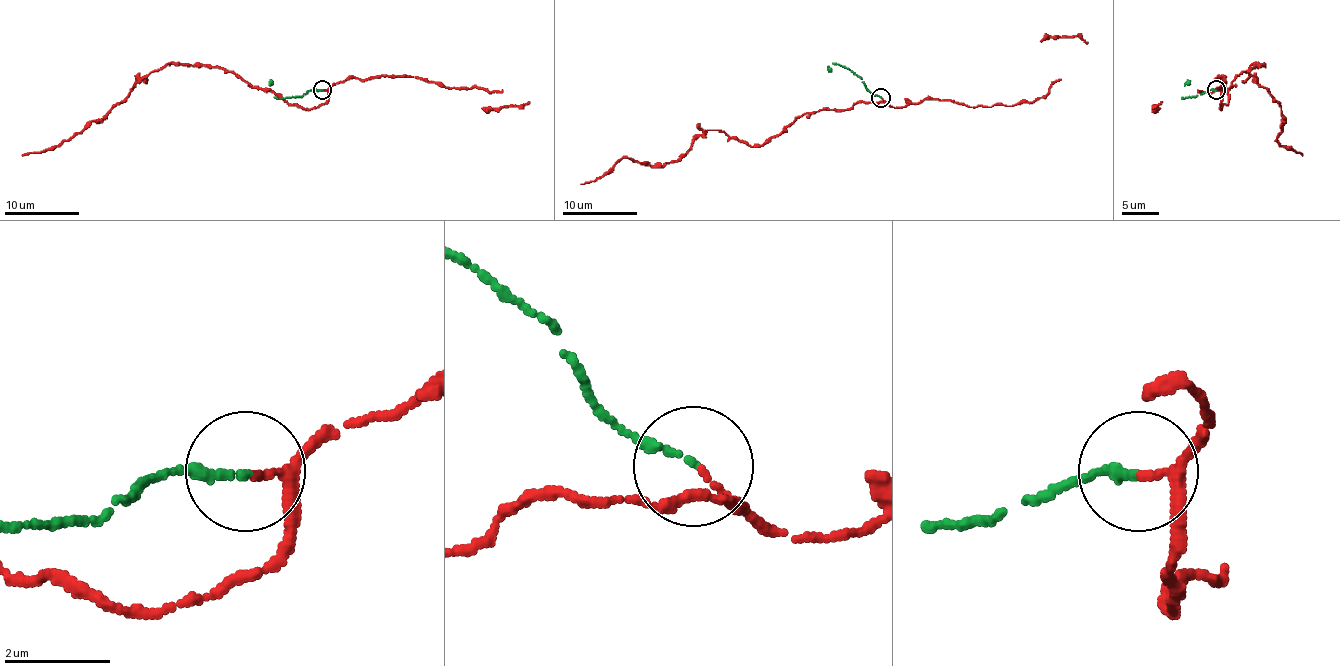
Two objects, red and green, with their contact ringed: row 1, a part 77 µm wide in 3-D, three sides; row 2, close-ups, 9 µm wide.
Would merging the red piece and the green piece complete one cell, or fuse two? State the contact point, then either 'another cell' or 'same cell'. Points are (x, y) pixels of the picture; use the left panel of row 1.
(322, 89) | same cell

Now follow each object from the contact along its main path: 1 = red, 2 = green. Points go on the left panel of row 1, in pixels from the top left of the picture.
1: (322, 90), (328, 99), (302, 109), (220, 68), (166, 64), (66, 140), (22, 155)
2: (322, 90), (309, 90), (304, 96), (282, 99), (274, 97), (270, 79)

